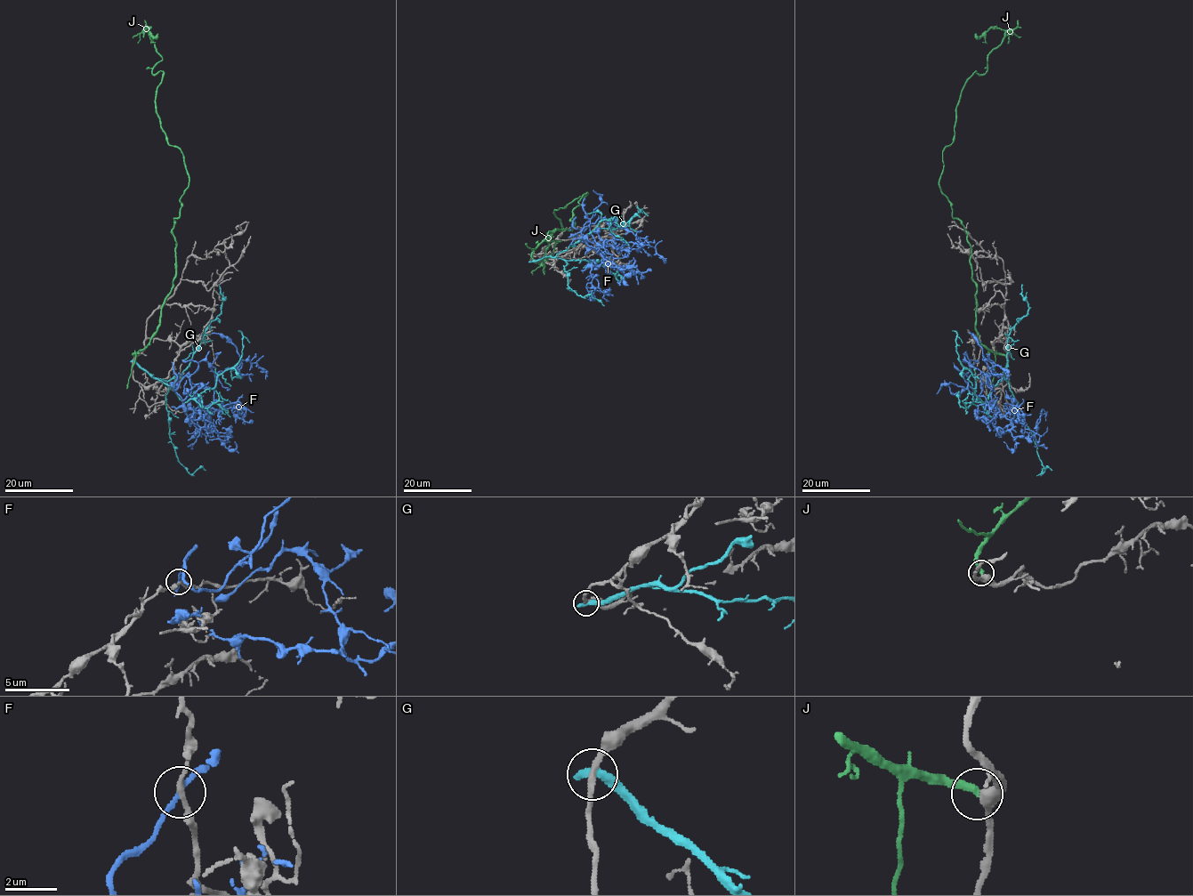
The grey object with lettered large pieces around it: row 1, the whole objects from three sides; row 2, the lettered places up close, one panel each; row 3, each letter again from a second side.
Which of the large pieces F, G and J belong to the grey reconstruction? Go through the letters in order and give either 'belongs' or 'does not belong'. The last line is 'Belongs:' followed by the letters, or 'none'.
F: does not belong
G: does not belong
J: belongs
Belongs: J

